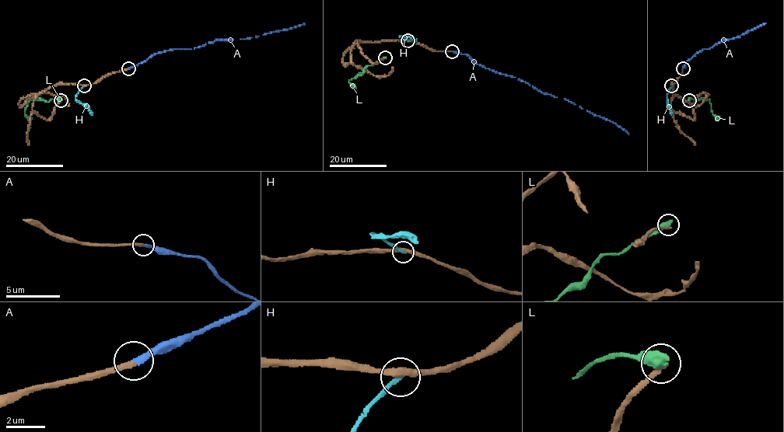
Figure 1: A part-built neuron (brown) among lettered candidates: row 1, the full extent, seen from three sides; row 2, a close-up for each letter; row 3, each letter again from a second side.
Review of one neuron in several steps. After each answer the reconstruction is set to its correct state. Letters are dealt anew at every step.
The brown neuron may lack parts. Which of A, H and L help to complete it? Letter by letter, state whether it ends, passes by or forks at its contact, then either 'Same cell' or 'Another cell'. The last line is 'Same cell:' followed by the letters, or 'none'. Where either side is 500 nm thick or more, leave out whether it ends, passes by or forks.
A: It ends there. Same cell
H: It ends there. Another cell
L: Another cell
Same cell: A

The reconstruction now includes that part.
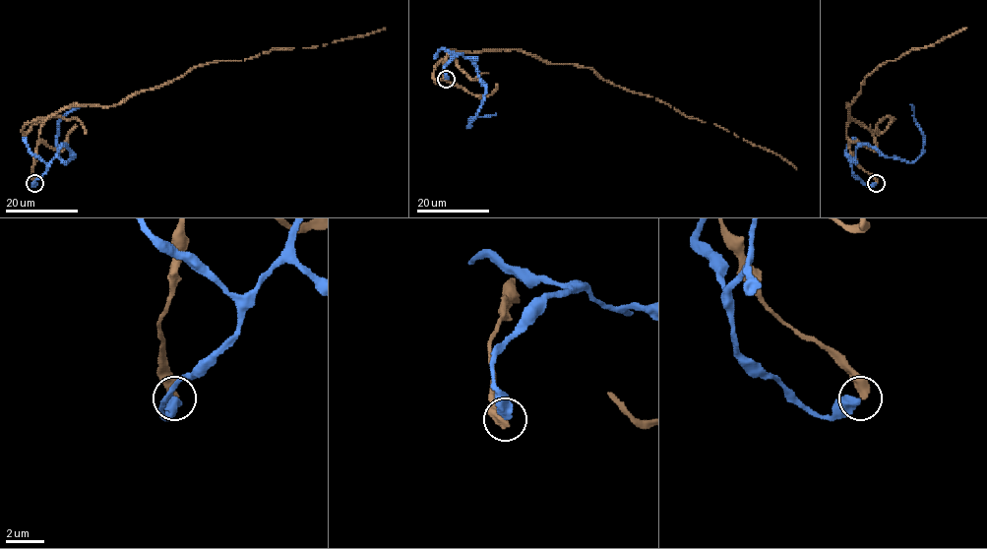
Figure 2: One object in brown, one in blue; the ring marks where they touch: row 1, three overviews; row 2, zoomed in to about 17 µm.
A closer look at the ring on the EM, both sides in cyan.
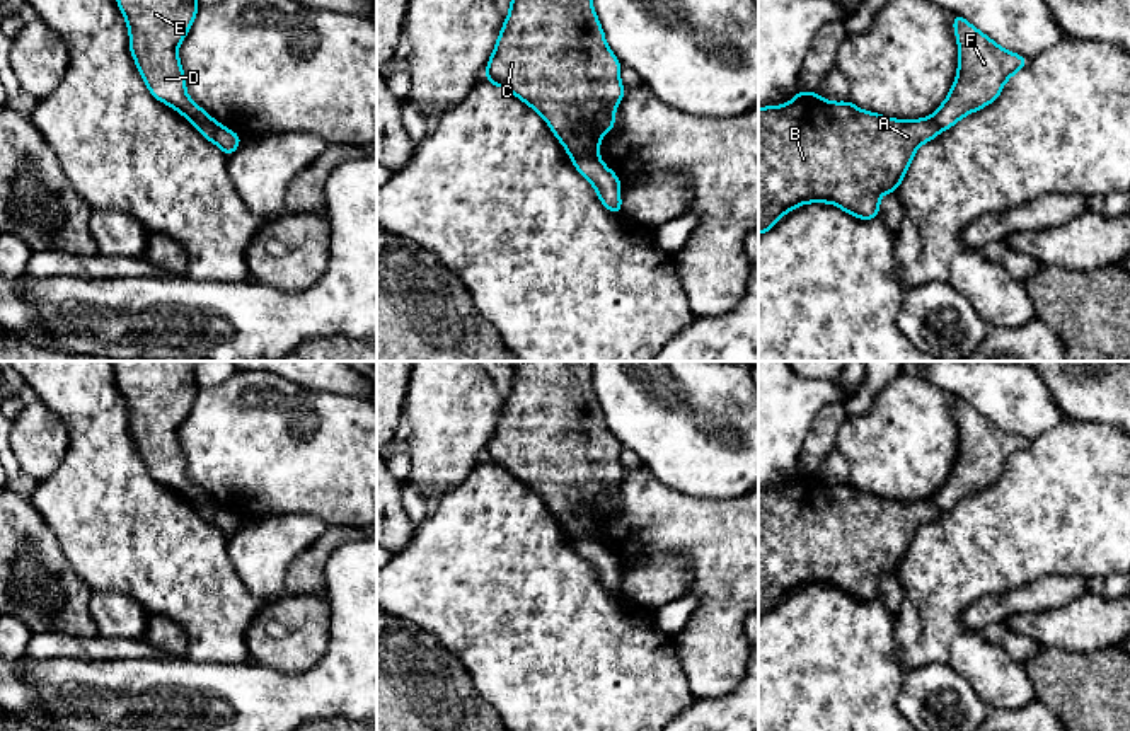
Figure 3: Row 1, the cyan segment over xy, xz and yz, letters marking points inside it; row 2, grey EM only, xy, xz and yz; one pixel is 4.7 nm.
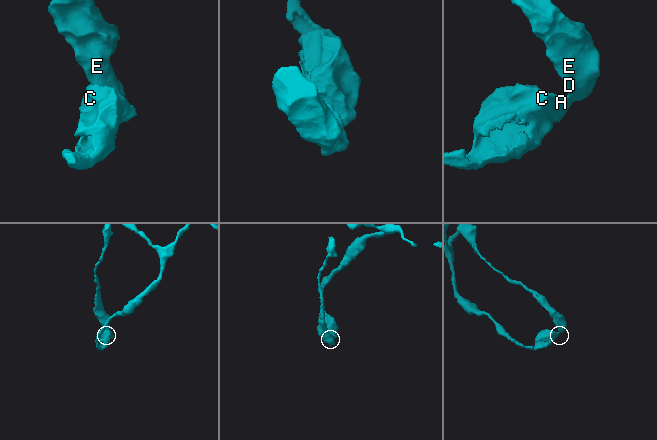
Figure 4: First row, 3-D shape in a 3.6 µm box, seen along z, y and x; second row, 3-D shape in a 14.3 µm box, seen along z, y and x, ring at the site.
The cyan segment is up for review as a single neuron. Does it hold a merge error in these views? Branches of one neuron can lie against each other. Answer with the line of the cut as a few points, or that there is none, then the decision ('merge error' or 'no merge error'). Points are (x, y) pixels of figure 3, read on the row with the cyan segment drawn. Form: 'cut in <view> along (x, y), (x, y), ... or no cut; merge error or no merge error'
cut in xy along (190, 120), (215, 121); merge error

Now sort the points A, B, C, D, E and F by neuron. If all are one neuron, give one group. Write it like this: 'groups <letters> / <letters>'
groups A B C / D E F

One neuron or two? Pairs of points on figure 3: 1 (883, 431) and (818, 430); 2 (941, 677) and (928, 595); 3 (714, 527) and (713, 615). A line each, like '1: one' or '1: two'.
1: two
2: two
3: one

